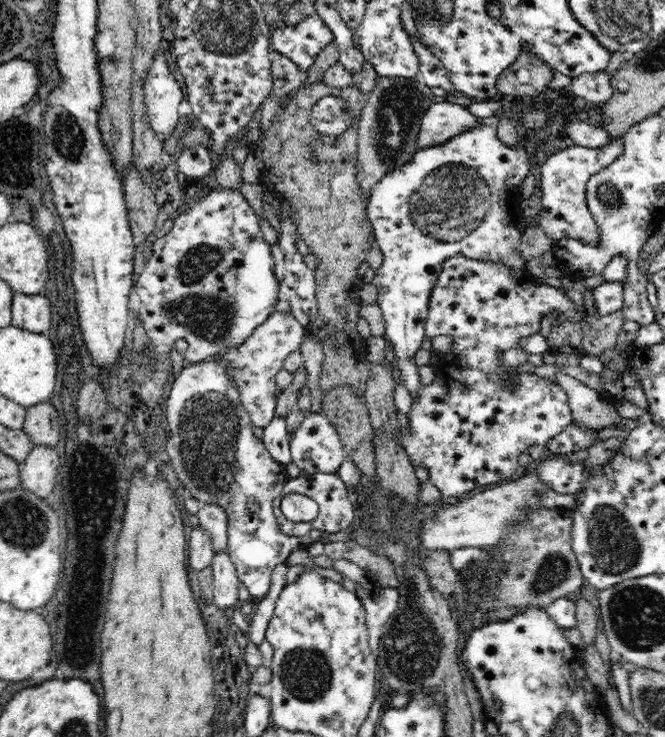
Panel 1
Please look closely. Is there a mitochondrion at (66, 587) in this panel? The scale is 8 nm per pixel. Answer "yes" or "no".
no

